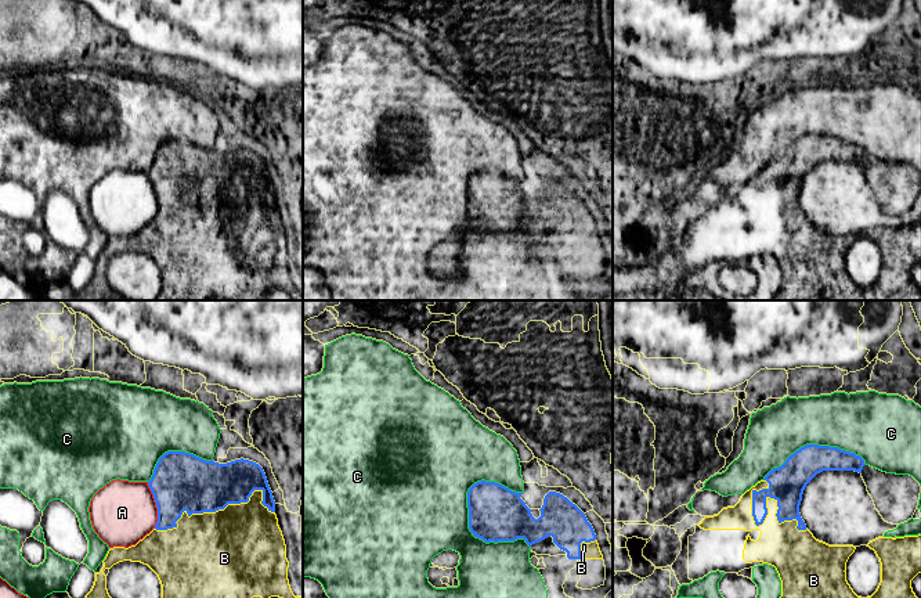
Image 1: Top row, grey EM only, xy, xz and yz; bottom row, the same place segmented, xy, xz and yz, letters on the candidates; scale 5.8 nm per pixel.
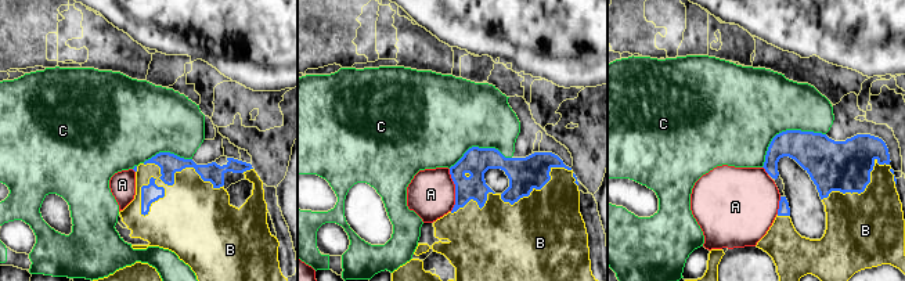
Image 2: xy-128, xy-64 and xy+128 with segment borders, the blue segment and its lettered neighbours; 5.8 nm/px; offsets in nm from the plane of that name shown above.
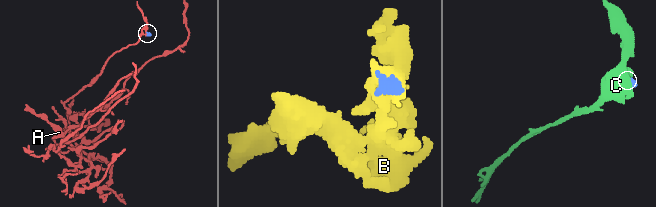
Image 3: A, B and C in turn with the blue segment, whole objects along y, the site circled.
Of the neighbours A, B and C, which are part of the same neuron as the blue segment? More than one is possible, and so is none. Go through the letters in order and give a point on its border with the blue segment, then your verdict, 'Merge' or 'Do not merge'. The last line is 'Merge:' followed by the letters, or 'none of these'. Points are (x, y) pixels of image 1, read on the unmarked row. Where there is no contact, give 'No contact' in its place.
A: Touches blue at xy (156, 195). Do not merge
B: Touches blue at yz (765, 188). Merge
C: Touches blue at xz (476, 226). Do not merge
Merge: B

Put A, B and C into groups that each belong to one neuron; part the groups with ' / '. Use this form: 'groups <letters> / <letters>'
groups A / B / C

